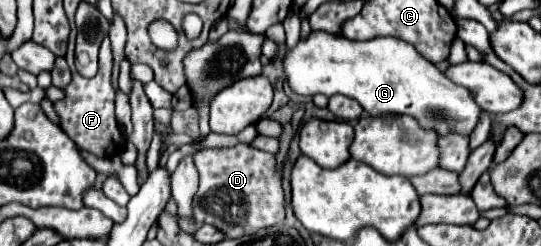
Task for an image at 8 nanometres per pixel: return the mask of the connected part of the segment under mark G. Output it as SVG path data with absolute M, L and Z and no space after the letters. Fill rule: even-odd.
M313 30L293 48L287 48L281 62L285 80L295 94L345 94L359 100L371 116L407 114L417 118L423 128L435 128L441 136L449 132L471 134L481 112L467 88L451 82L433 62L425 60L401 38L381 36L357 42L341 34Z

